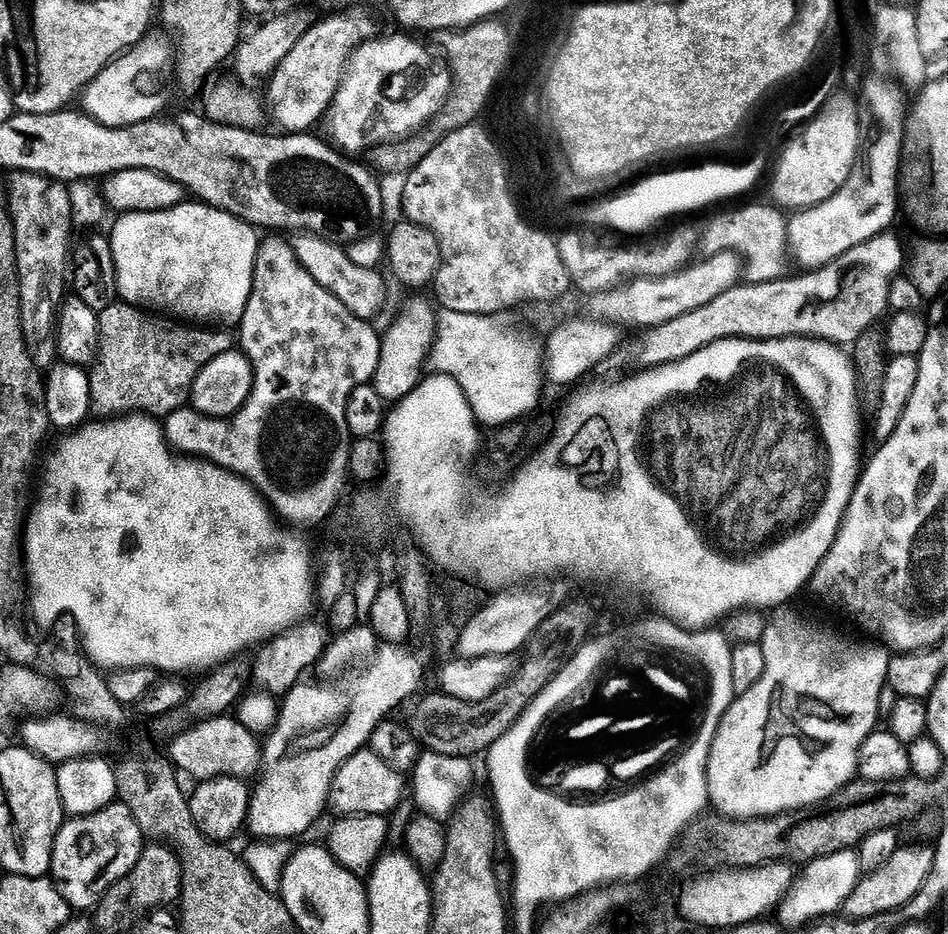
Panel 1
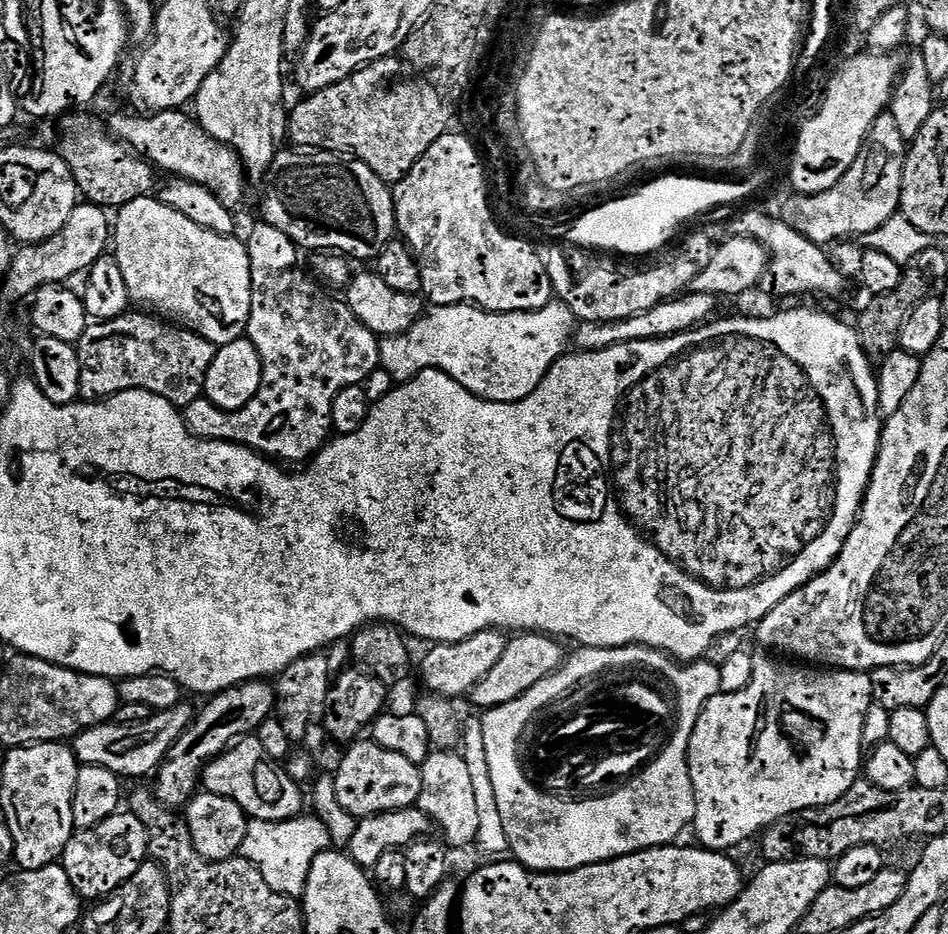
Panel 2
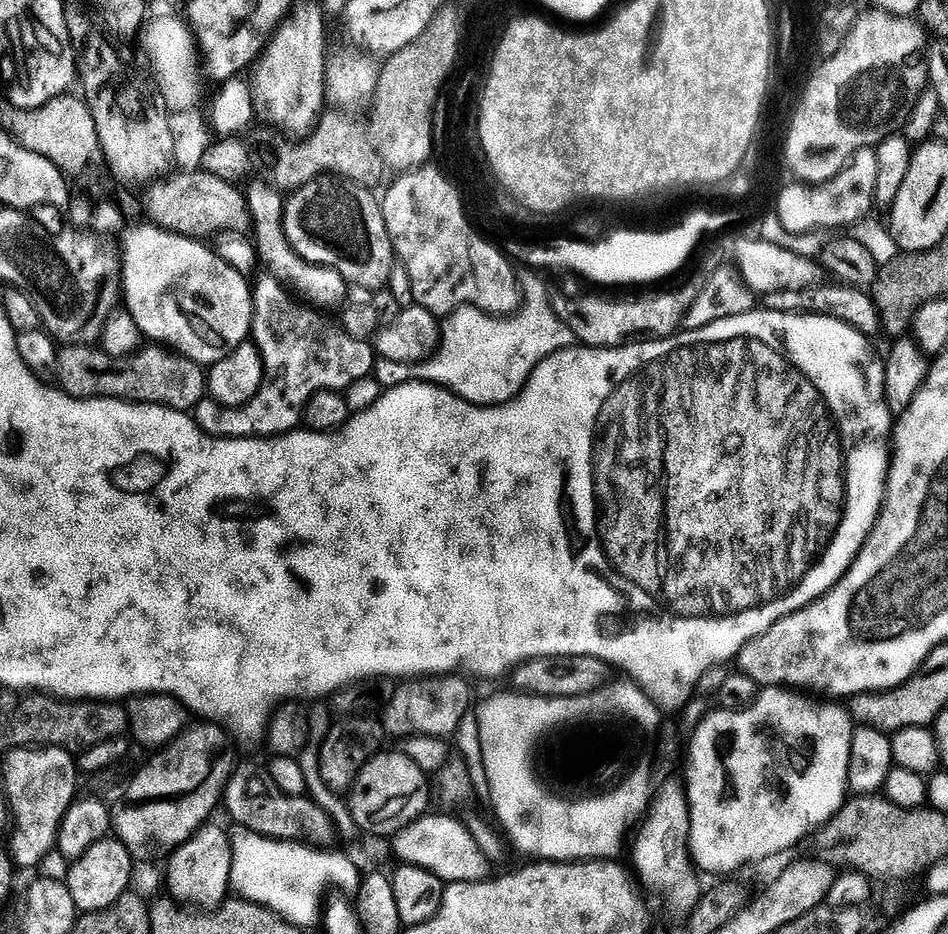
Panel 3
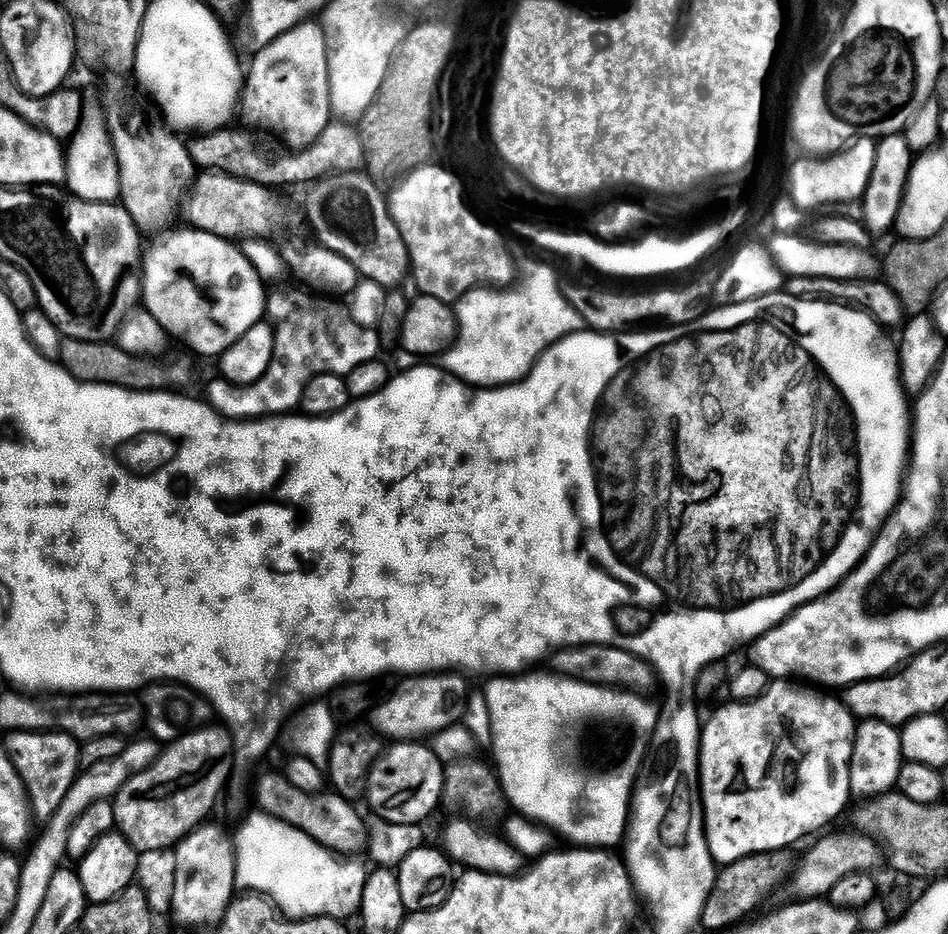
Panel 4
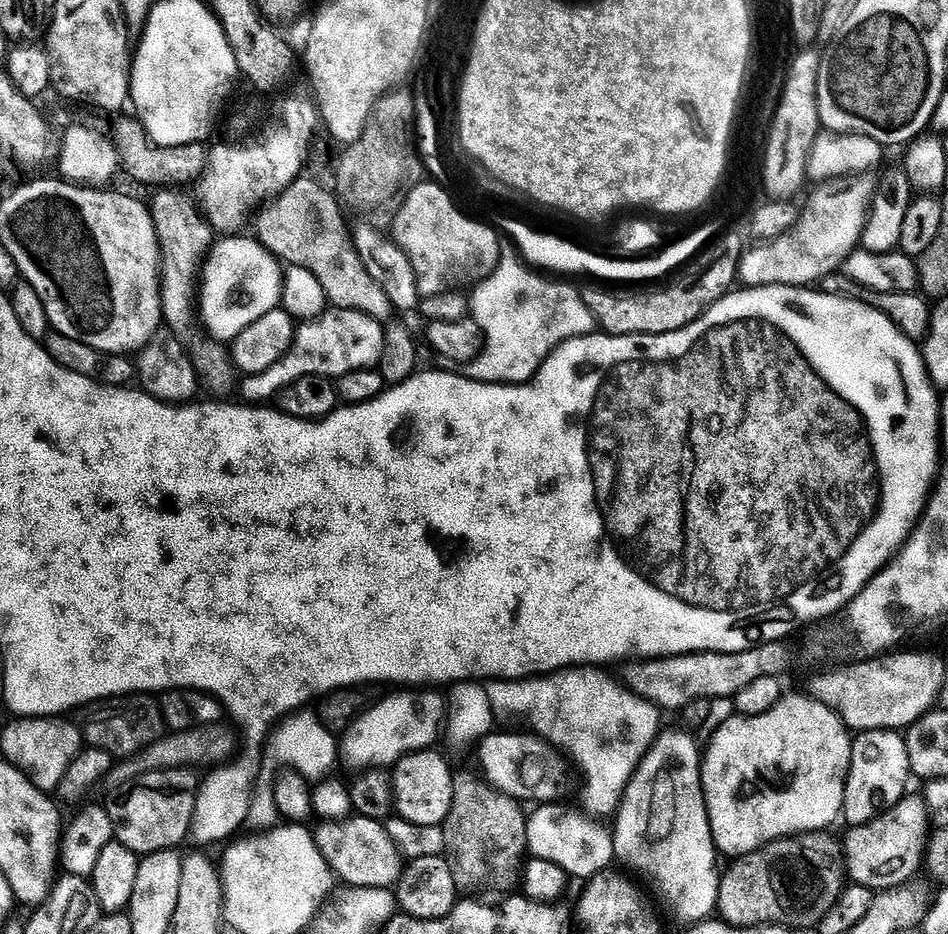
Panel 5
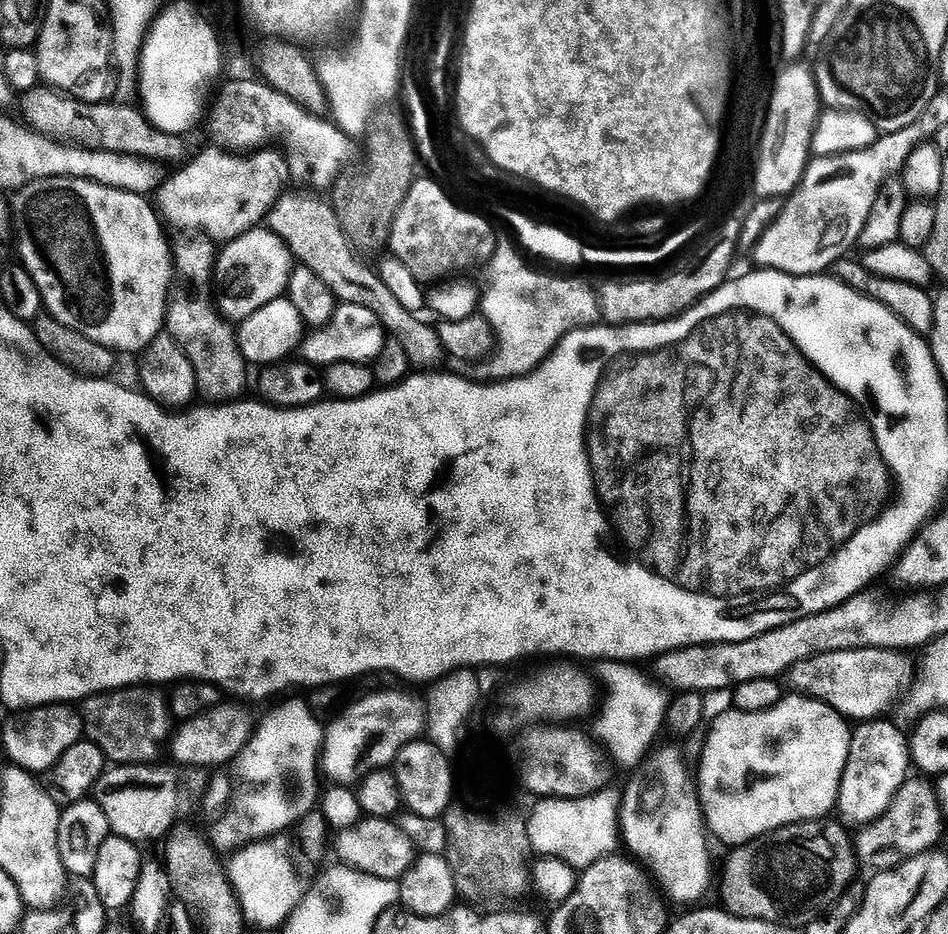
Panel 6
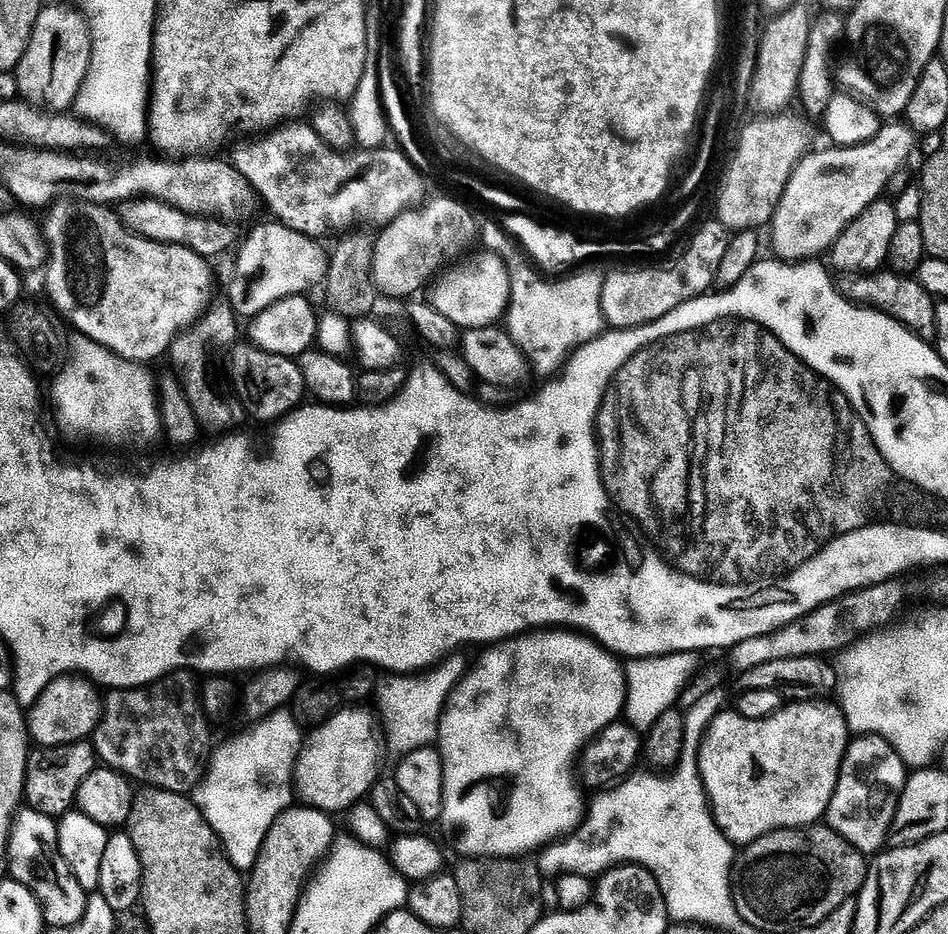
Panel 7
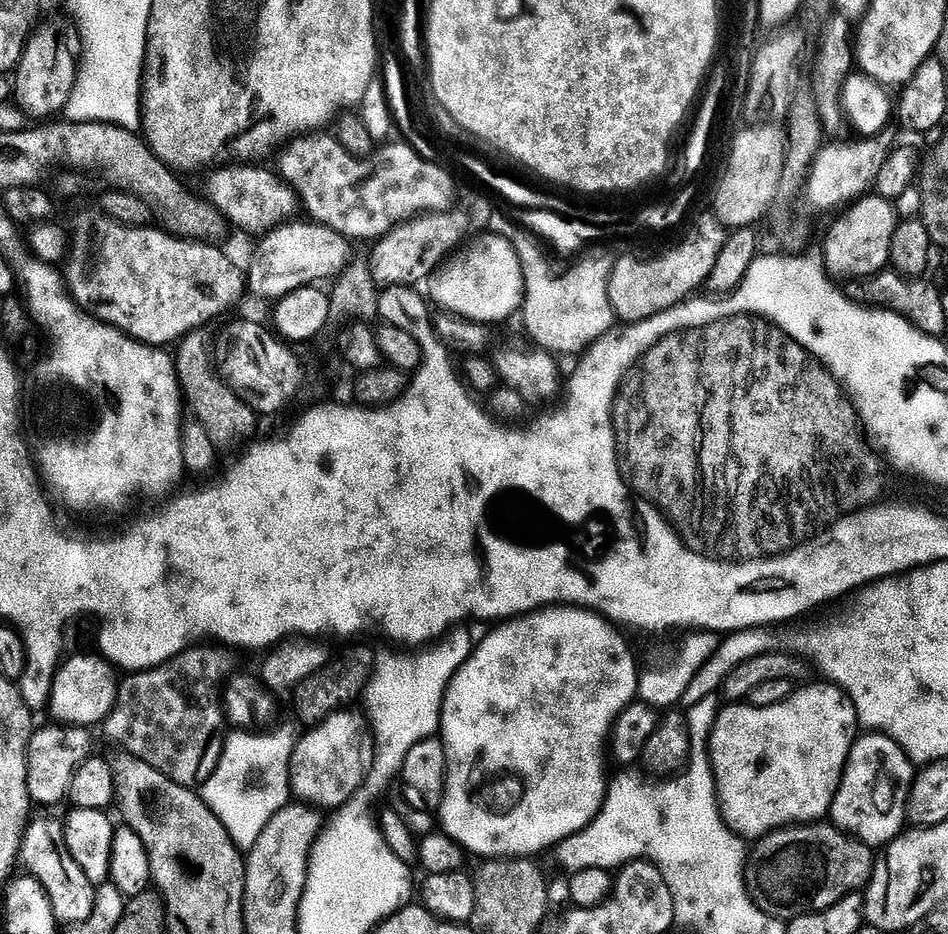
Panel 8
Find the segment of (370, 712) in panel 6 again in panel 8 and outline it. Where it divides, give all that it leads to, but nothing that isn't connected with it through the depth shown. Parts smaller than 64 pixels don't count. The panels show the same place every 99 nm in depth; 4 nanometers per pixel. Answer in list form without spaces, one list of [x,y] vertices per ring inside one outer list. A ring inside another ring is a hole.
[[[348,710],[336,712],[297,739],[291,765],[291,795],[297,801],[316,810],[337,810],[360,791],[366,779],[366,756],[364,760],[360,724],[352,714]]]

